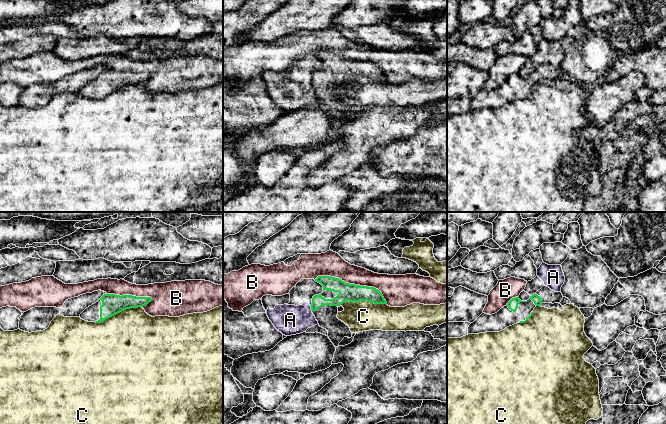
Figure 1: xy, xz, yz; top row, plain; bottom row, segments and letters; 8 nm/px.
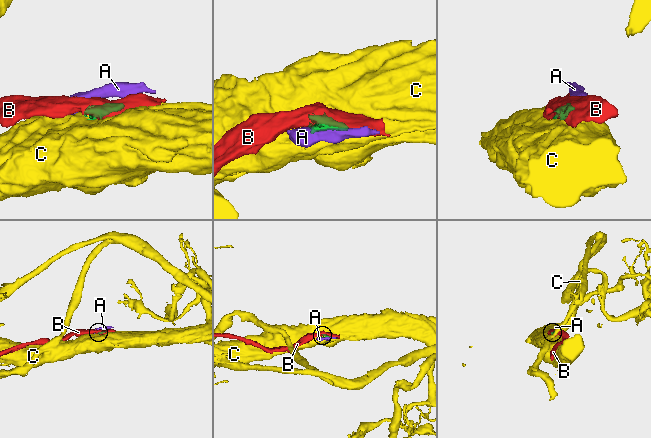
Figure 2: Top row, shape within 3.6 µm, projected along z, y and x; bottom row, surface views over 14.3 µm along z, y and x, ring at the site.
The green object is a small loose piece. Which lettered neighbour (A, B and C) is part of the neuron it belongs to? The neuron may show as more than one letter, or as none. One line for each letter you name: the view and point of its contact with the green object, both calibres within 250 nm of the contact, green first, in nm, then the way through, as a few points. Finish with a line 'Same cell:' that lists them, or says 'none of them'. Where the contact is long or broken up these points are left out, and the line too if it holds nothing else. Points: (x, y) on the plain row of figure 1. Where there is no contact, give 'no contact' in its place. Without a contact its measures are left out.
Same cell: none of them

